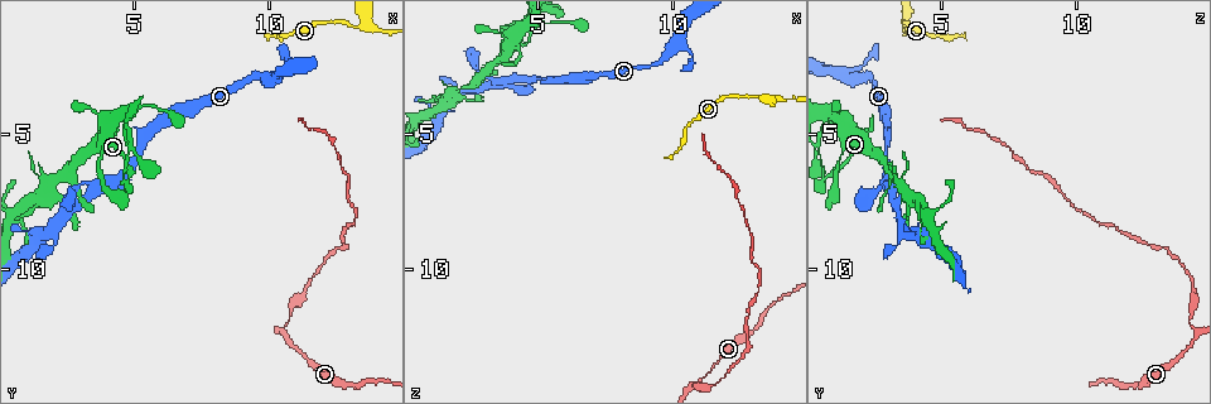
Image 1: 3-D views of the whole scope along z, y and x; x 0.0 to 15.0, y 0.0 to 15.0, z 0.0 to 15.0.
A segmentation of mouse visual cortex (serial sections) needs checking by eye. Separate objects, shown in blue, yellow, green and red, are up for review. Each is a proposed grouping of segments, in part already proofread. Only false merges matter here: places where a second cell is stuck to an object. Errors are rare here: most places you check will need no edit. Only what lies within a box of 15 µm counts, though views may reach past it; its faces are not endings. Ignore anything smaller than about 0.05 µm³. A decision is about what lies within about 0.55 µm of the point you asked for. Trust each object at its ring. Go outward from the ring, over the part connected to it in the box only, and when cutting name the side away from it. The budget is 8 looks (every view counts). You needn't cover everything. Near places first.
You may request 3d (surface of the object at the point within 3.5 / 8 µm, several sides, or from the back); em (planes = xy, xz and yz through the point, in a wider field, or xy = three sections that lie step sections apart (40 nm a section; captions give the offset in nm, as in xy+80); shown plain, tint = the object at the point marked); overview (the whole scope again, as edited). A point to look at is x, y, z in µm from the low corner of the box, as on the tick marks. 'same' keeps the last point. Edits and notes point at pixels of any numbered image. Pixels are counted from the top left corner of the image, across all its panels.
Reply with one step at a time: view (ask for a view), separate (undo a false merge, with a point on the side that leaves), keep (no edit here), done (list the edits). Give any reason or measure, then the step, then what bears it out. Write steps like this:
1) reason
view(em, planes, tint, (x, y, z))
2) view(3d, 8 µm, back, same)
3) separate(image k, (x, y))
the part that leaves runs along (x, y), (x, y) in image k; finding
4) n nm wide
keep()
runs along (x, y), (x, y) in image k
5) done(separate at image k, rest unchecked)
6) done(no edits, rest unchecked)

view(3d, 8 µm, (10.6, 12.0, 14.3))

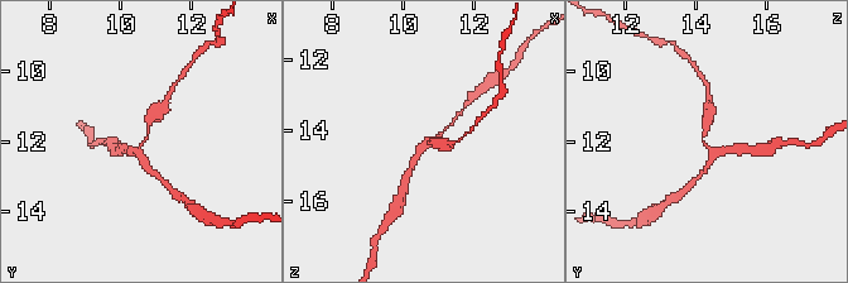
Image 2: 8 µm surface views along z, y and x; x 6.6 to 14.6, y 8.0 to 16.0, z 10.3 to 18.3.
view(3d, 3.5 µm, (10.7, 12.0, 14.2))

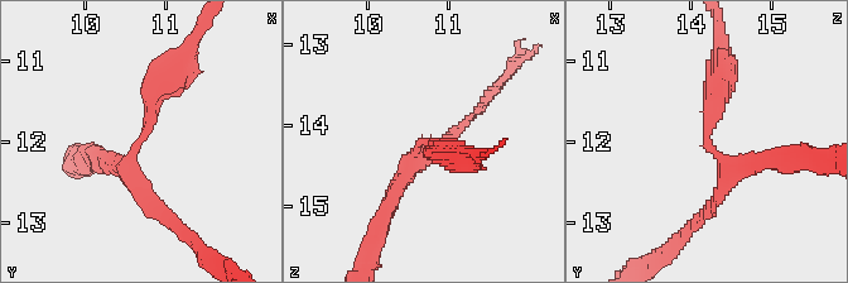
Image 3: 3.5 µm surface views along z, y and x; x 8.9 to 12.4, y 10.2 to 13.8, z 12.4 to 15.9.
3 arms; arms of 200, 200, 250 nm
view(em, xy, step 3, tint, (10.70, 12.00, 14.20))

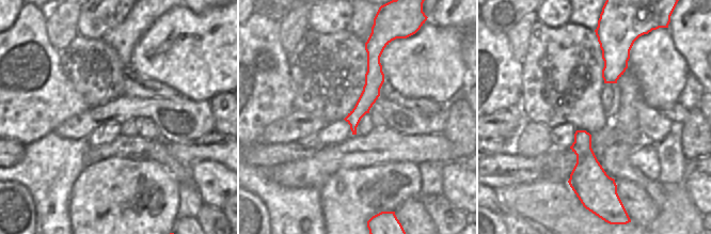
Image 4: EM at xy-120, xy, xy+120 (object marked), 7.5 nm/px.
keep()
runs along (159, 209), (131, 150), (174, 70) in image 3; continuous, no second cell

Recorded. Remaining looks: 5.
view(3d, 3.5 µm, (3.7, 7.0, 3.2))

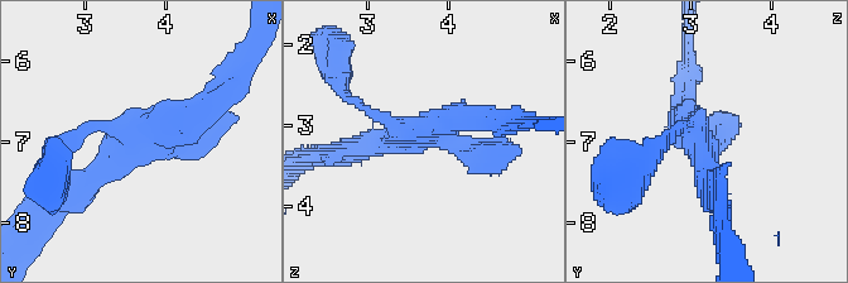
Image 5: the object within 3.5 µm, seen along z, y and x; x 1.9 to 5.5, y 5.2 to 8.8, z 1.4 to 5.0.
4 arms; arms of 150, 250, 300, 300 nm; shape alone is not enough
view(em, planes, plain, (3.60, 7.05, 3.10))

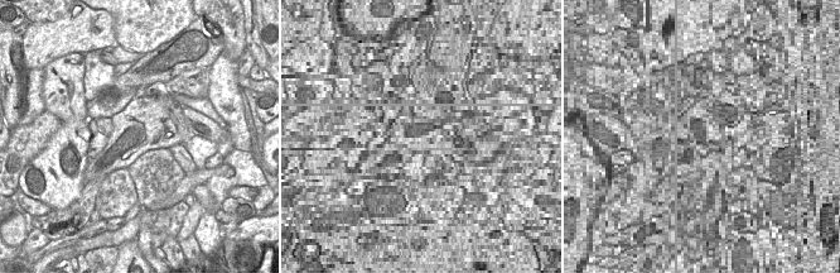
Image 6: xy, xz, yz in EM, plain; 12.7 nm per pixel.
view(em, planes, tint, same)

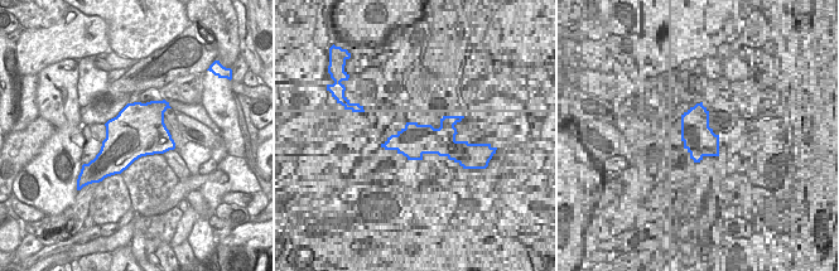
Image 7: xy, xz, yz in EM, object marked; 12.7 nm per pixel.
keep()
runs along (201, 109), (143, 132), (68, 198) in image 5; one cell here

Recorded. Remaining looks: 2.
branch point
view(3d, 3.5 µm, (1.9, 7.0, 3.4))

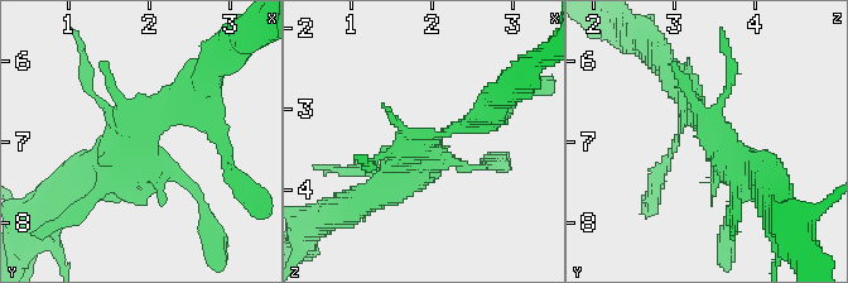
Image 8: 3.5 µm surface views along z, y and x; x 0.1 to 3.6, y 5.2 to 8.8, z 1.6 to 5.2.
shape alone is not enough
view(em, planes, tint, (1.85, 7.00, 3.50))

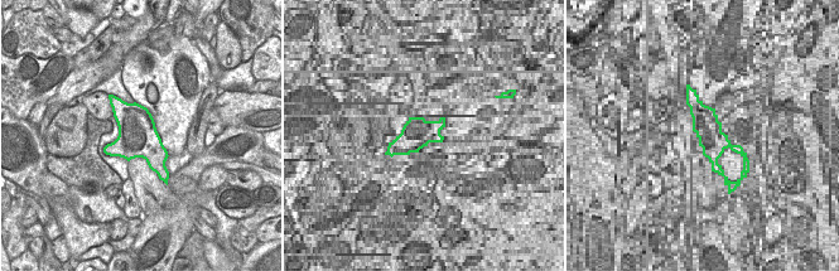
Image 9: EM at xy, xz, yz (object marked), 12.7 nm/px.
keep()
runs along (198, 85), (117, 163), (82, 171) in image 8; one cell here

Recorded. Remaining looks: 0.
done(no edits, rest unchecked)

